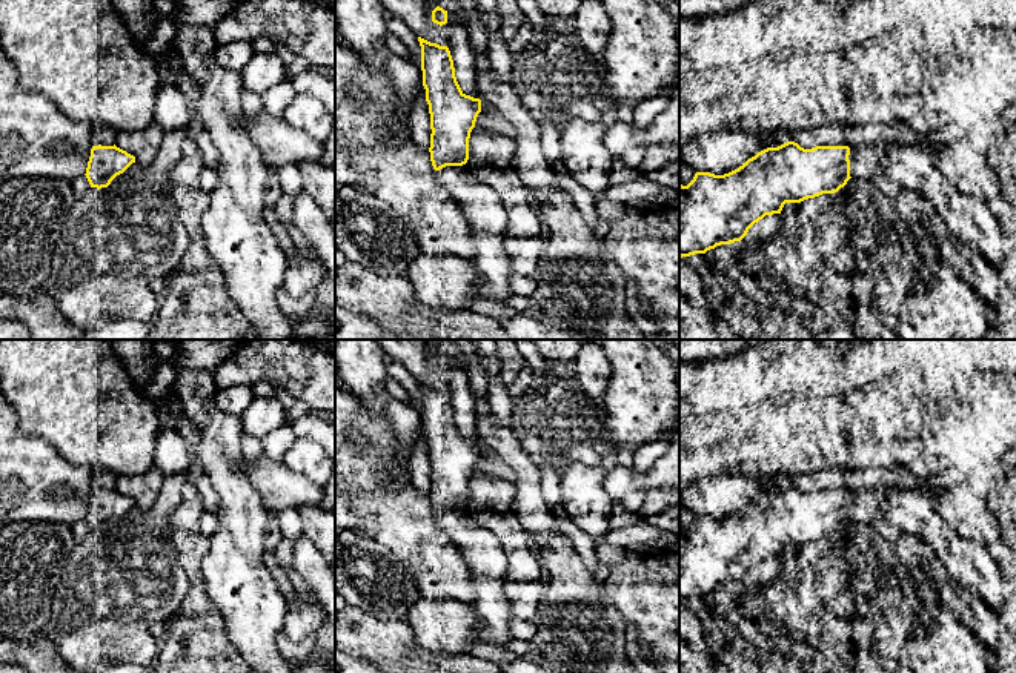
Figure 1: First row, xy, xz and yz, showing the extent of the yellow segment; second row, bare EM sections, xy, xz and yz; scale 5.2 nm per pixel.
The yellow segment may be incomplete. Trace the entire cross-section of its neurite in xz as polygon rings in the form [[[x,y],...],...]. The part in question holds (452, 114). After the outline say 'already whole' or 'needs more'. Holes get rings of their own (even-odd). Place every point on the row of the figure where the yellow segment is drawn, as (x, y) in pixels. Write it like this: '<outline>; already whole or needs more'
[[[421,37],[418,41],[432,129],[429,152],[437,181],[457,200],[470,224],[476,246],[472,263],[480,277],[480,298],[507,304],[513,295],[510,258],[503,247],[507,238],[507,212],[496,192],[466,166],[469,138],[481,112],[481,100],[461,91],[447,46]]]; needs more

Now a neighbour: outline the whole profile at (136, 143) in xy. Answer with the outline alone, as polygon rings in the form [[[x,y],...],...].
[[[152,123],[149,128],[135,132],[118,132],[115,146],[135,157],[135,161],[148,166],[154,161],[161,148],[163,132]]]

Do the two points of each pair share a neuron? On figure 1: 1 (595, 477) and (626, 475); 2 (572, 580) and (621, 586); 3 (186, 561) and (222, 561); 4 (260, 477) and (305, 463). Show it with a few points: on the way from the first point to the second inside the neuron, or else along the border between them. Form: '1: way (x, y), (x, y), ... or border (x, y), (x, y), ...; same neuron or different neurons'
1: border (606, 466), (604, 489), (614, 501); different neurons
2: border (603, 584), (606, 596), (623, 615); different neurons
3: border (211, 538), (211, 547), (202, 563), (208, 596); different neurons
4: border (280, 461), (318, 486); different neurons

